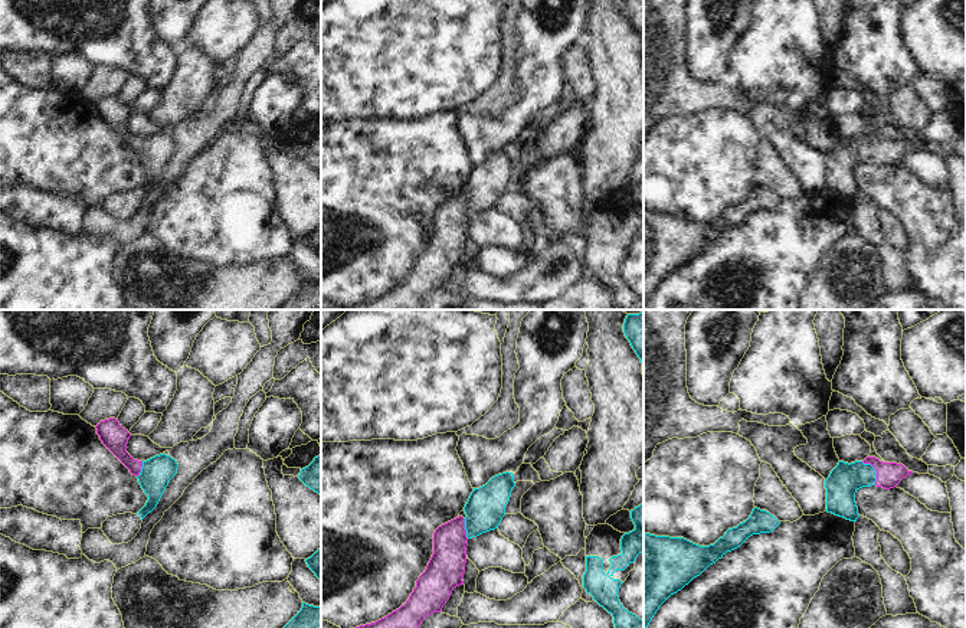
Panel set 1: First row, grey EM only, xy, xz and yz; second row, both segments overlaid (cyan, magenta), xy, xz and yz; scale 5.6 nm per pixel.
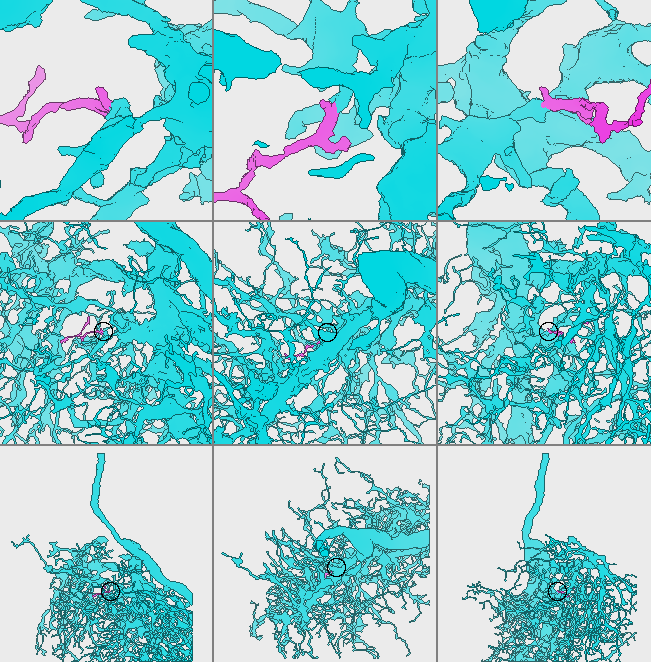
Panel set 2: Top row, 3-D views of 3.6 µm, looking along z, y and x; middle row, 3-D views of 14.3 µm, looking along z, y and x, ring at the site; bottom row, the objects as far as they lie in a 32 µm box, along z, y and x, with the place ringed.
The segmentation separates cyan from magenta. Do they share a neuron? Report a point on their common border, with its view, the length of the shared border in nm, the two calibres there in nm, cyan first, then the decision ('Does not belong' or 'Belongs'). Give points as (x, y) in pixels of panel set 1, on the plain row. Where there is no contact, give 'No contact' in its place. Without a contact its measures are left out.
Touches cyan at yz (874, 147). Shared border 160 nm. Thickness 180 nm (cyan) against 140 nm. Belongs

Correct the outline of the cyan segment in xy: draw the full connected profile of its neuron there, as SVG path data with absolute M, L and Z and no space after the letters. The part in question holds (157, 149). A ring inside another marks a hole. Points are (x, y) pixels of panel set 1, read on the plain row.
M115 95L101 98L95 105L102 121L138 156L141 166L147 171L145 183L137 190L143 197L157 184L170 157L177 151L177 138L166 131L147 138L134 137L127 130L131 111Z

